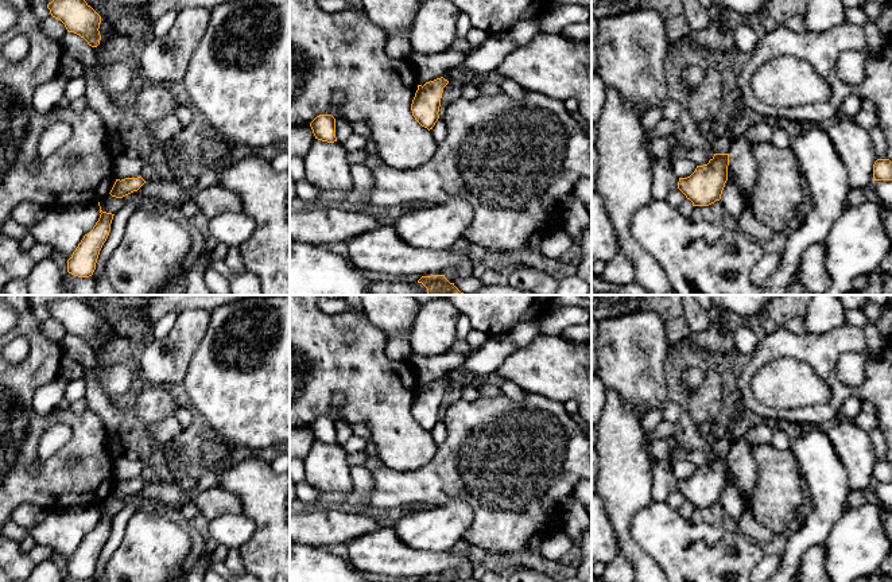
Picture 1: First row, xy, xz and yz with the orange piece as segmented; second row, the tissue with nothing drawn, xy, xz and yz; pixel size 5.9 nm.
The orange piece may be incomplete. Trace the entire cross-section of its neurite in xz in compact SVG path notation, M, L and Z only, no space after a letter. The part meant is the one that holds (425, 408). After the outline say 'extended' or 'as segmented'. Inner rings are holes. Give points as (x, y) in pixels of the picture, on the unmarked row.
M443 379L418 387L418 392L411 406L412 418L428 432L433 431L439 420L439 408L443 389L449 385Z | as segmented

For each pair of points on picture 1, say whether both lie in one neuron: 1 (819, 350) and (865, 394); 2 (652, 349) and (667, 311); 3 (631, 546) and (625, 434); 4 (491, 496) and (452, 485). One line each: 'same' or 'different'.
1: same
2: different
3: same
4: same

